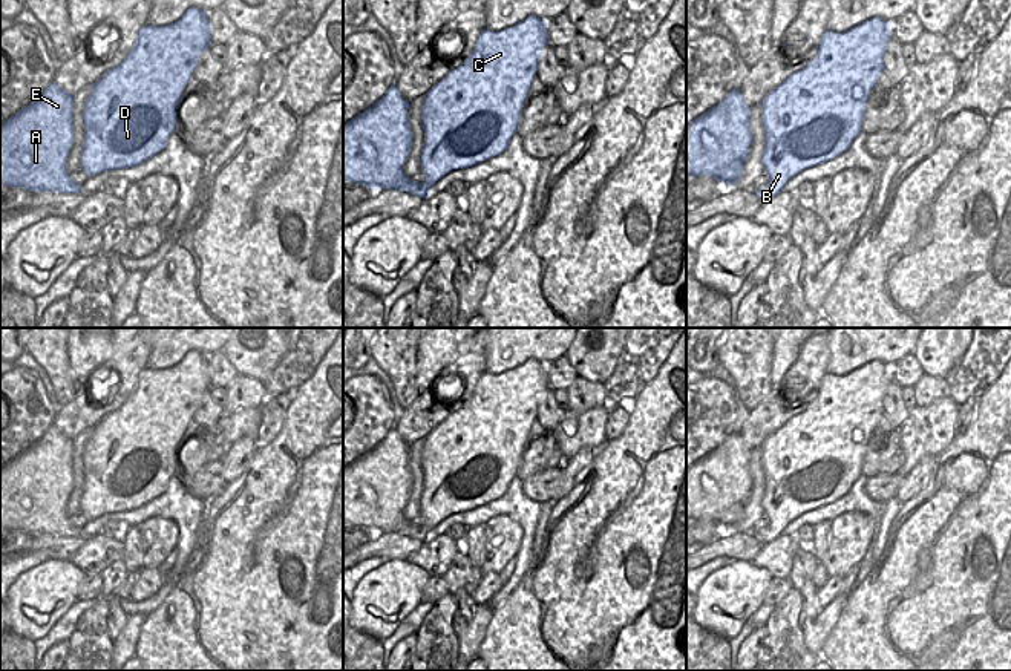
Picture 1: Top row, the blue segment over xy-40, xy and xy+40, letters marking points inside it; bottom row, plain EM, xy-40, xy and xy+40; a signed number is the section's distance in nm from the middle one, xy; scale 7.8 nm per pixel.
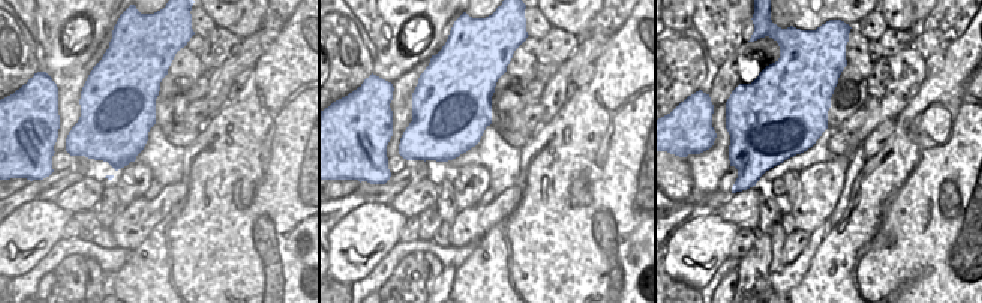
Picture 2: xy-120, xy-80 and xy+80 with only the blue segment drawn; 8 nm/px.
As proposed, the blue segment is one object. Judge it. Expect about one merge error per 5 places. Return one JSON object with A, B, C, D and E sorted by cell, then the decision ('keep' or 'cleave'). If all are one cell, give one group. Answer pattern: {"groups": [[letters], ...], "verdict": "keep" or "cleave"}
{"groups": [["A", "B", "C", "D", "E"]], "verdict": "keep"}

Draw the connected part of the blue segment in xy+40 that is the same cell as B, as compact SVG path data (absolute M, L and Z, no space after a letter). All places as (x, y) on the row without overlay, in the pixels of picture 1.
M879 360L842 377L827 372L820 383L816 400L764 440L760 446L764 472L761 506L769 525L755 533L757 539L767 544L781 536L786 525L800 515L849 493L861 476L869 438L884 415L882 400L890 381L890 366Z

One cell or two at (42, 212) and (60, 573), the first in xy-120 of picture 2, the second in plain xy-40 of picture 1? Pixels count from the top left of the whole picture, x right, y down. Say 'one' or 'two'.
one

